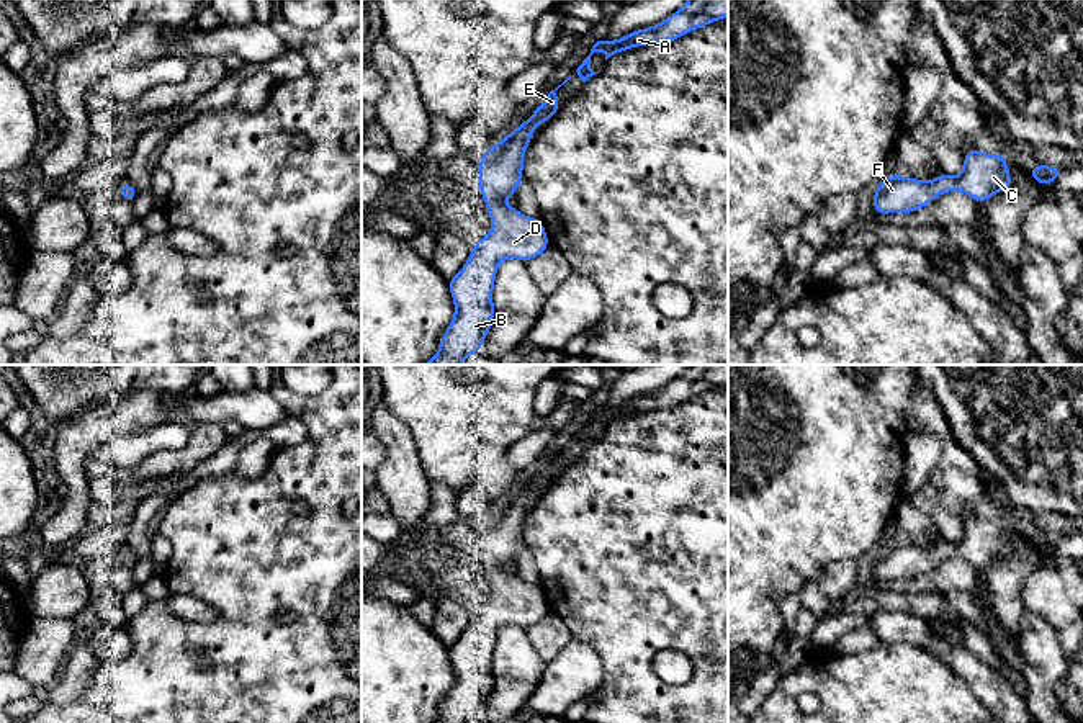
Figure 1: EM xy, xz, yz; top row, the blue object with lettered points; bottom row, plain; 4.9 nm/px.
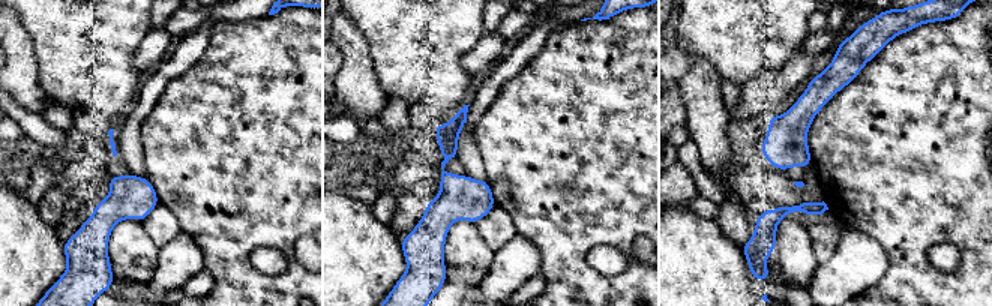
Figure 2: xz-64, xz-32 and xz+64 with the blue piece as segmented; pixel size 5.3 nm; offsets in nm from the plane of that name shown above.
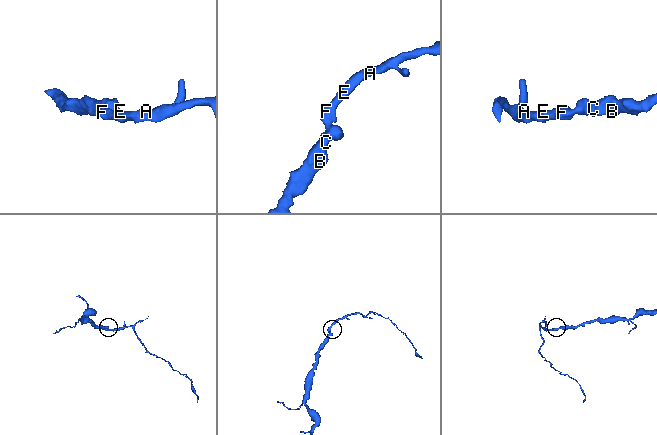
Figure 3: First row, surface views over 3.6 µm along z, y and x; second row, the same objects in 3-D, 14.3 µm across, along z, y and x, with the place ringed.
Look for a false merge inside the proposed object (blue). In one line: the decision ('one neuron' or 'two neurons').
one neuron

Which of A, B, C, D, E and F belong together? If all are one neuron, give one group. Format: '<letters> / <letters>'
A B C D E F

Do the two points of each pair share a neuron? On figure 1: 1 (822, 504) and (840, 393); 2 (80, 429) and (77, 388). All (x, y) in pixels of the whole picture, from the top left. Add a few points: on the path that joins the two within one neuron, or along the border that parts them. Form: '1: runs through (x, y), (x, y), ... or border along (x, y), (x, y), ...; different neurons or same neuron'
1: runs through (822, 476), (822, 421); same neuron
2: border along (116, 403), (92, 403), (58, 426); different neurons

